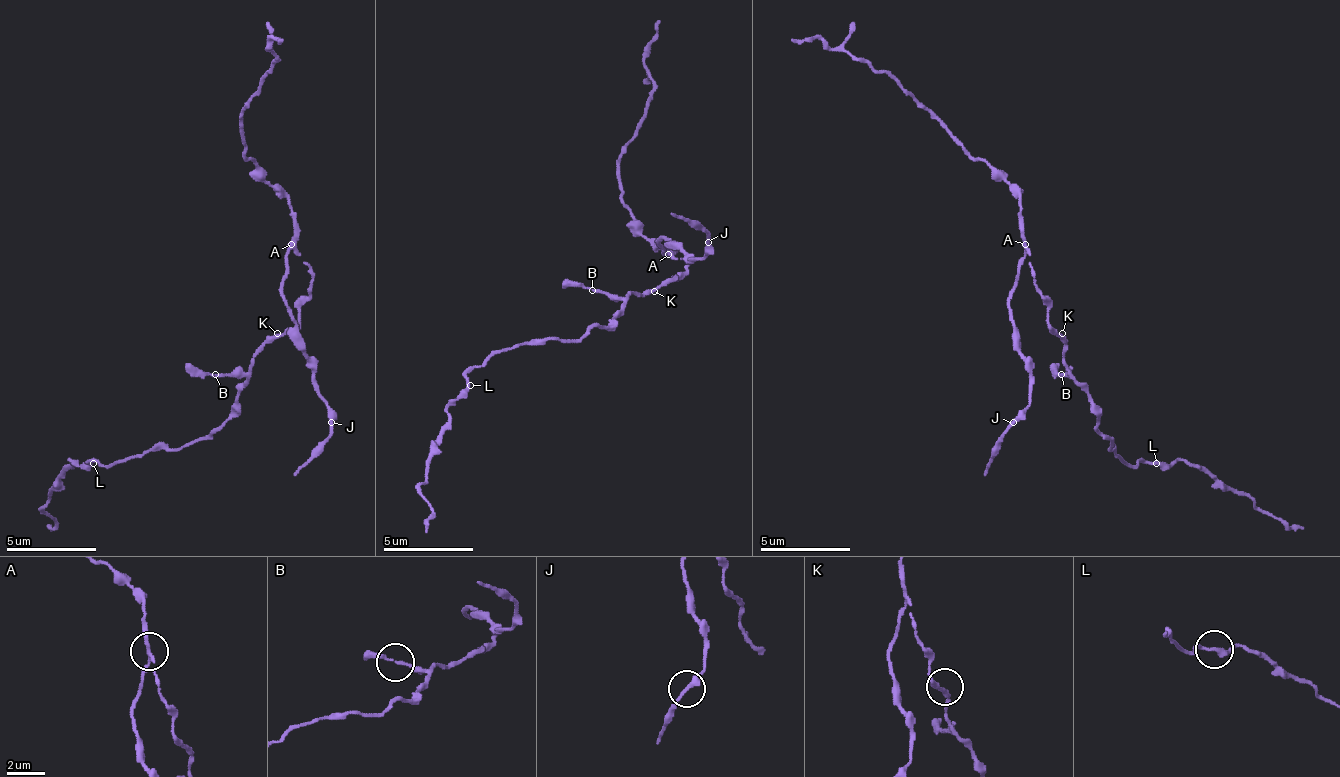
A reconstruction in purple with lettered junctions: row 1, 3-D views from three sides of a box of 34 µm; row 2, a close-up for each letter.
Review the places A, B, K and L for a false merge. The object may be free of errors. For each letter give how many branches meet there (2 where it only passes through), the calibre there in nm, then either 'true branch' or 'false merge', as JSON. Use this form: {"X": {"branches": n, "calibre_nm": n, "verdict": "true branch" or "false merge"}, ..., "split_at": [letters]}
{"A": {"branches": 3, "calibre_nm": 190, "verdict": "false merge"}, "B": {"branches": 2, "calibre_nm": 180, "verdict": "true branch"}, "K": {"branches": 2, "calibre_nm": 240, "verdict": "true branch"}, "L": {"branches": 2, "calibre_nm": 240, "verdict": "true branch"}, "split_at": ["A"]}

